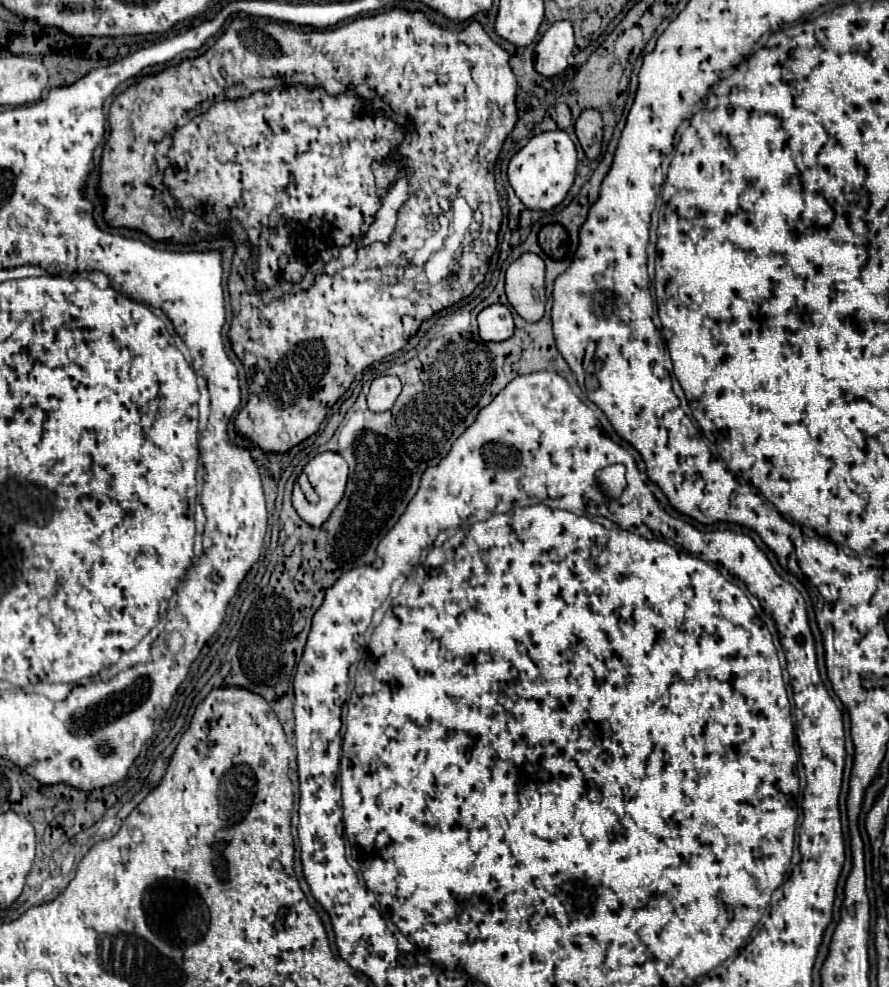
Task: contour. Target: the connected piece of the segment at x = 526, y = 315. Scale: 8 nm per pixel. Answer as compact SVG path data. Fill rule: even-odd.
M524 253L506 269L506 297L524 321L540 321L544 315L544 261L536 253Z

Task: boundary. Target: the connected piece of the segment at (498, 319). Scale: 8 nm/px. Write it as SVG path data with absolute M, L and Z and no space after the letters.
M490 305L478 315L480 337L484 341L506 341L514 335L514 321L506 305Z

